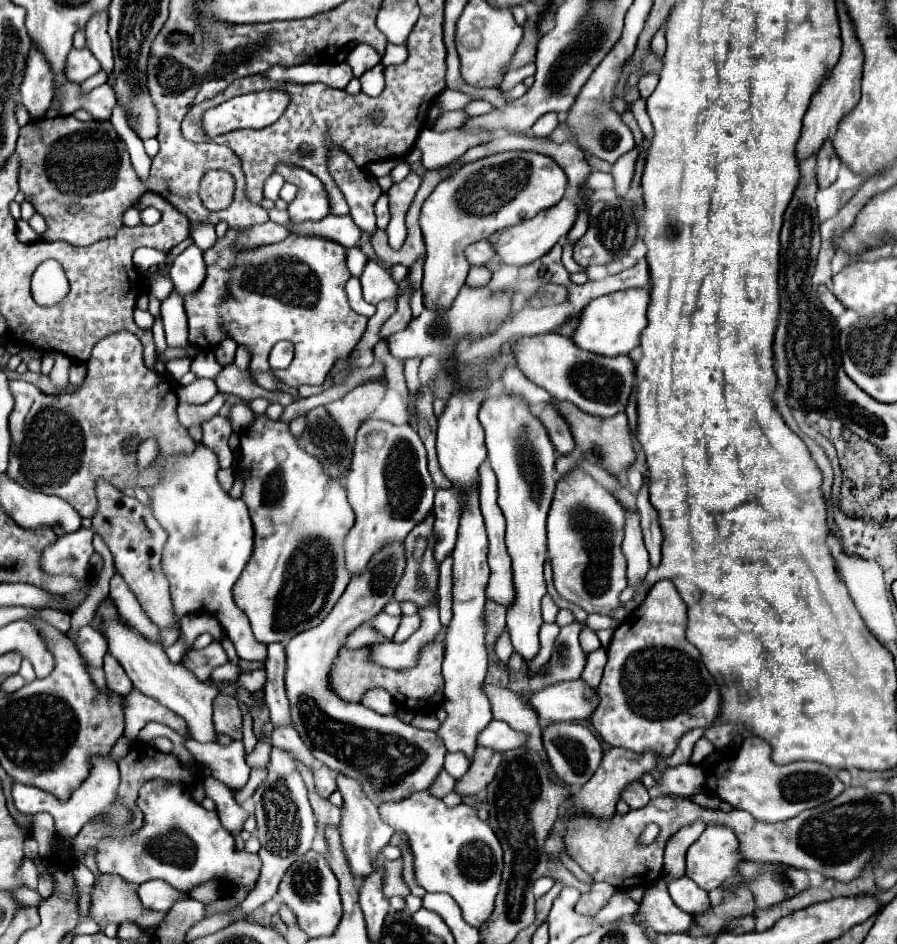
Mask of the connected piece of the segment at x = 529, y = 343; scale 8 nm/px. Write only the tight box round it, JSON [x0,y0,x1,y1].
[511,334,633,416]

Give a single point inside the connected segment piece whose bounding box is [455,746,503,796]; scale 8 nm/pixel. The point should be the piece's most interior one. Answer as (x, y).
(486, 761)

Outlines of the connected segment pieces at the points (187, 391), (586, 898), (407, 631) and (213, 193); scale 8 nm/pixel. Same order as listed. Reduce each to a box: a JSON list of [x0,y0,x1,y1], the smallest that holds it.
[[177,378,218,404],[575,884,615,914],[393,614,420,643],[203,172,233,211]]

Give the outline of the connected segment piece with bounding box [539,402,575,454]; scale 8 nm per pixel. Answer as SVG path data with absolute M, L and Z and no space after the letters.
M551 402L551 406L549 406L549 404L543 406L543 410L539 412L539 418L541 418L541 422L547 426L549 438L551 438L551 442L553 442L553 446L555 446L555 450L557 450L559 454L567 454L567 452L571 452L571 450L575 448L575 440L573 440L573 436L571 436L569 424L567 424L565 418L557 412L557 408L553 406L553 402Z

